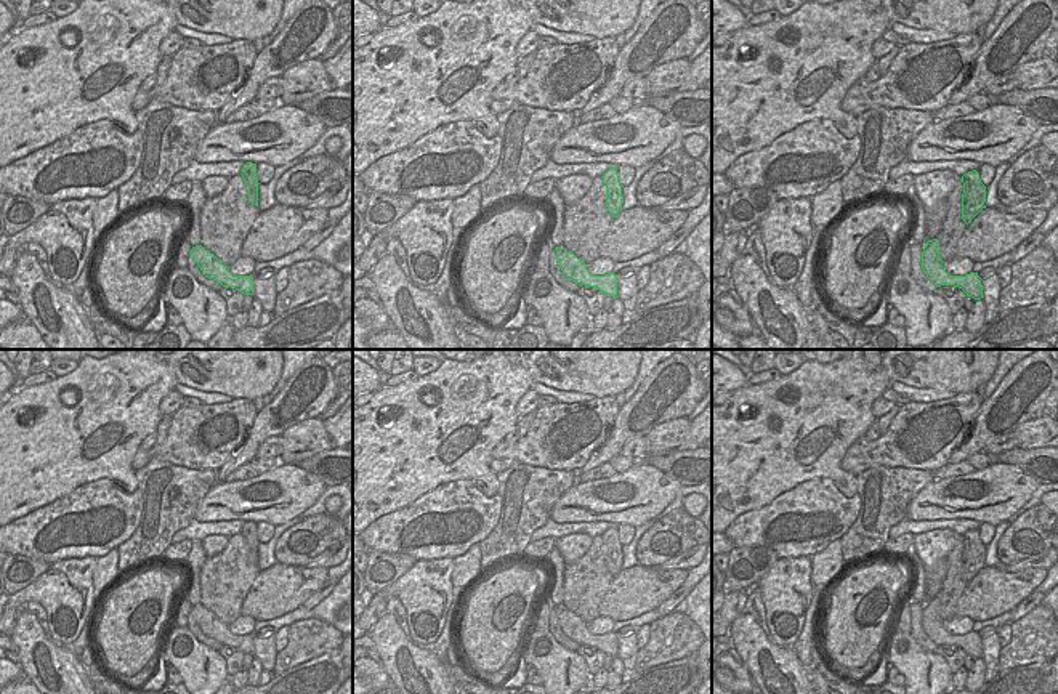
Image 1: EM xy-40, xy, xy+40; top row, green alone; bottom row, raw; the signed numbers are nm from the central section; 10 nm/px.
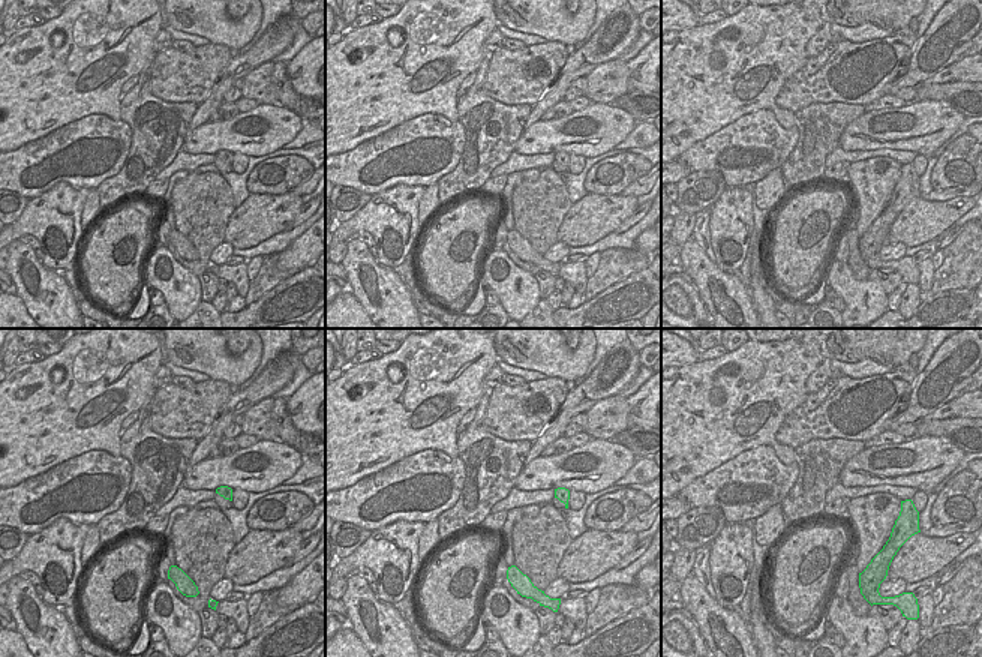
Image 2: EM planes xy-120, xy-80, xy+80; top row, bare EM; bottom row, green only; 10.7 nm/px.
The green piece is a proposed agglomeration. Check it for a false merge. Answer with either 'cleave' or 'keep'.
cleave

